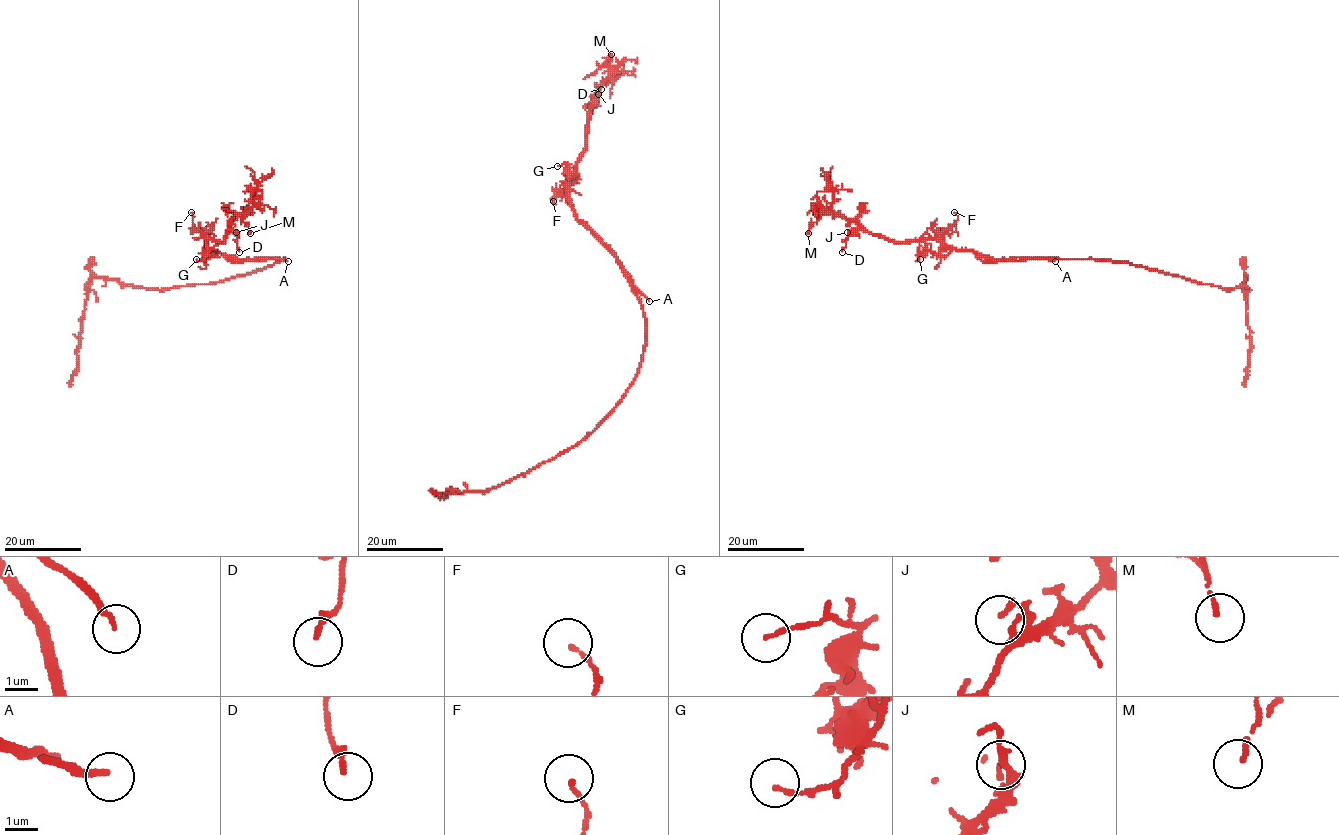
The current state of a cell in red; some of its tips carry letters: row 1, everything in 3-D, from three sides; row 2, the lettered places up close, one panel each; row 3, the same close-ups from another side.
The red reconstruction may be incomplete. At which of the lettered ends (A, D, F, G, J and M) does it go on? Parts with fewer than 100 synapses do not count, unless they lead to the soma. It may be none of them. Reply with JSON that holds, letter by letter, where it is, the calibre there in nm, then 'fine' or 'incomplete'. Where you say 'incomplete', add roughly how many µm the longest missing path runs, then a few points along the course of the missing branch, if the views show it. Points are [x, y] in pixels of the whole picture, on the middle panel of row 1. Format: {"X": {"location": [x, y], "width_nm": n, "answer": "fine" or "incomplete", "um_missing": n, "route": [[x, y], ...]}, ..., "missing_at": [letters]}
{"A": {"location": [649, 301], "width_nm": 180, "answer": "incomplete", "um_missing": 35, "route": [[649, 301], [670, 339], [694, 369], [694, 397], [690, 399]]}, "D": {"location": [601, 89], "width_nm": 180, "answer": "fine"}, "F": {"location": [553, 201], "width_nm": 130, "answer": "fine"}, "G": {"location": [557, 166], "width_nm": 120, "answer": "fine"}, "J": {"location": [598, 94], "width_nm": 160, "answer": "fine"}, "M": {"location": [611, 54], "width_nm": 130, "answer": "fine"}, "missing_at": ["A"]}

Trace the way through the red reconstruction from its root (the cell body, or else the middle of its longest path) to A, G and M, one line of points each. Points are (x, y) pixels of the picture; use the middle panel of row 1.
A: (643, 351), (645, 317), (627, 273), (634, 286), (649, 301)
G: (643, 351), (645, 317), (641, 301), (617, 259), (578, 218), (570, 199), (568, 166), (557, 166)
M: (643, 351), (641, 301), (578, 218), (569, 191), (611, 54)

